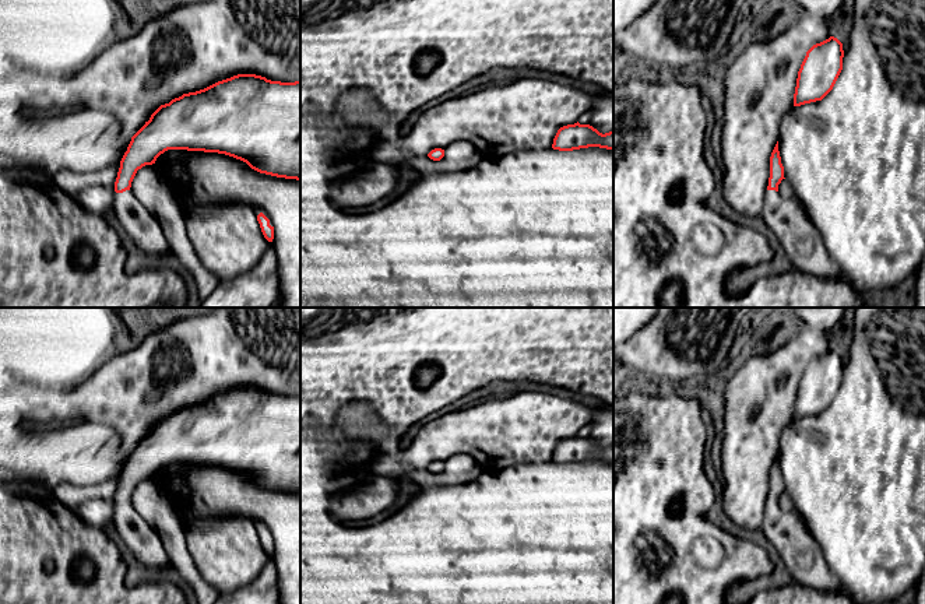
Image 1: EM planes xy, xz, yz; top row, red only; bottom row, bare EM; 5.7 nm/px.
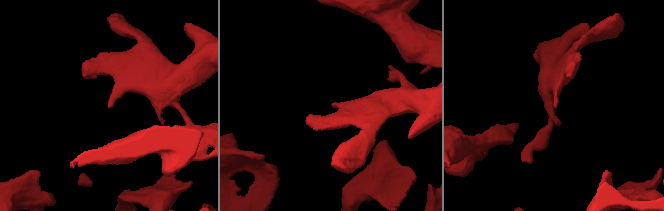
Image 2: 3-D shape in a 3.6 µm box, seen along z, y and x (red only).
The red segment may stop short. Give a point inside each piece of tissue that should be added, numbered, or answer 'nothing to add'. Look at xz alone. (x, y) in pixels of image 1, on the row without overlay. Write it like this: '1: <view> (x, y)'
nothing to add

